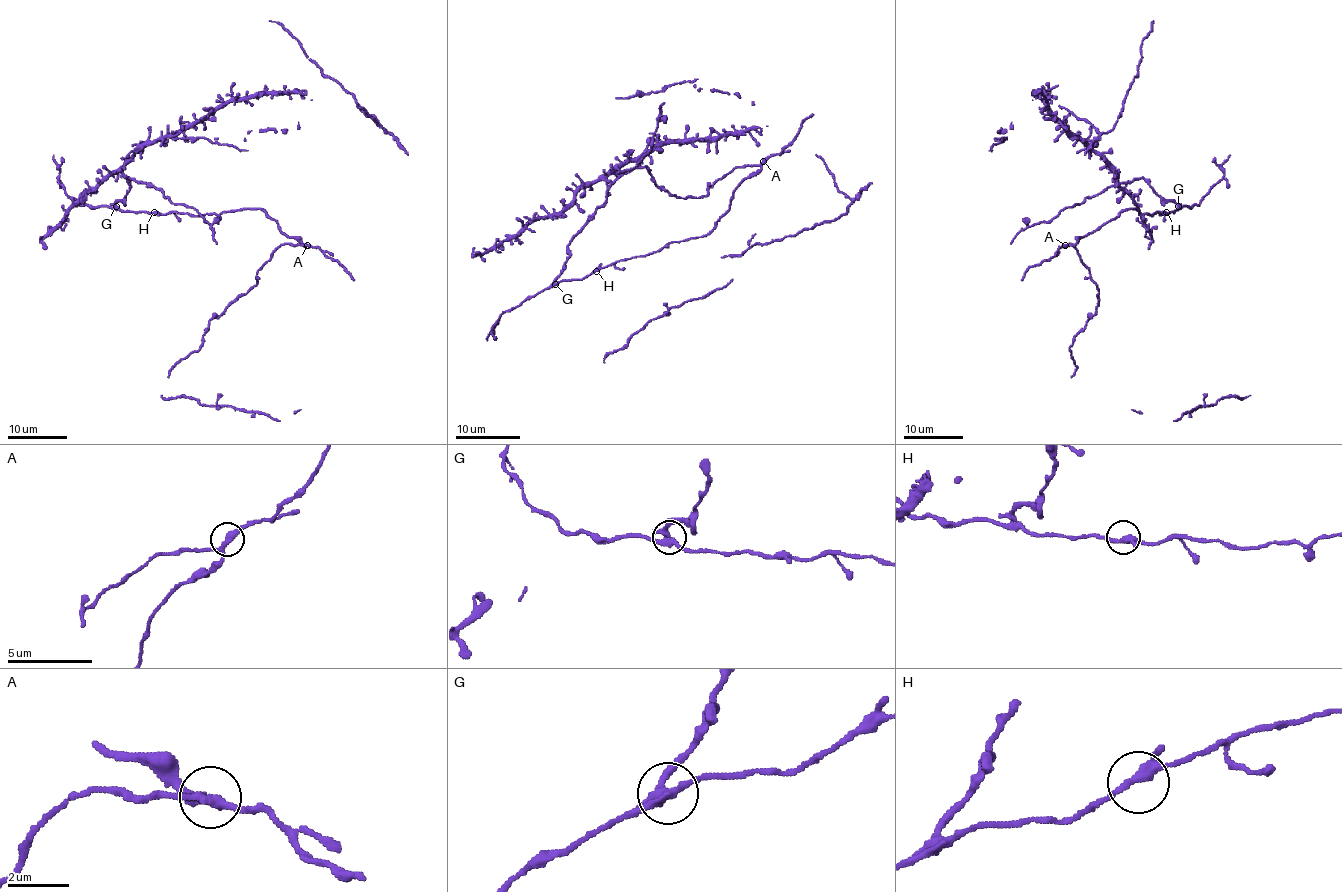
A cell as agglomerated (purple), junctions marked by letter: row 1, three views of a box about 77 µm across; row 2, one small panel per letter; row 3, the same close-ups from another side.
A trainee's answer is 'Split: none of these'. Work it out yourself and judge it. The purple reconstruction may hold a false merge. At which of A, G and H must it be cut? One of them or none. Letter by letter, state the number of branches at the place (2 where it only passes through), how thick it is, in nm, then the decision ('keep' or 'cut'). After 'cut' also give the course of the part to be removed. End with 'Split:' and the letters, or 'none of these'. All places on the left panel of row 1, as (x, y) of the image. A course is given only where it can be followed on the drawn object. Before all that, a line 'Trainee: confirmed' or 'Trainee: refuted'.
Trainee: refuted
A: 3 | 280 nm | keep
G: 3 | 280 nm | cut | (116, 206), (127, 193), (128, 178), (149, 184), (173, 203), (193, 207), (210, 225), (216, 243)
H: 3 | 260 nm | keep
Split: G

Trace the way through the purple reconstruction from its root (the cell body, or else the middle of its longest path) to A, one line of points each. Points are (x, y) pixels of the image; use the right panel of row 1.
A: (1174, 212), (1142, 215), (1136, 209), (1127, 209), (1075, 243), (1065, 245)

